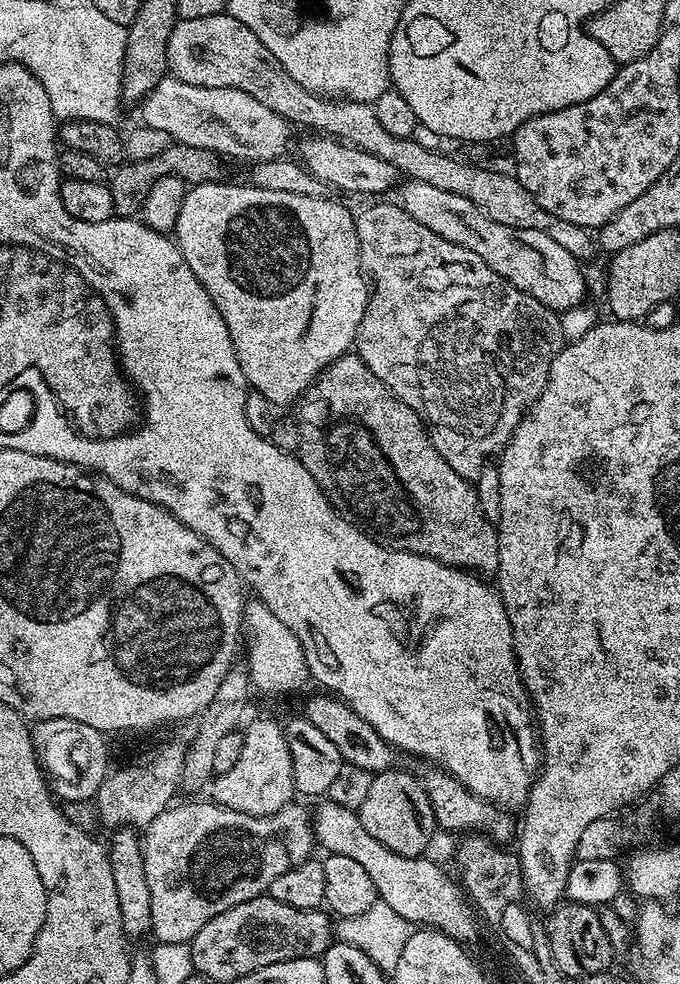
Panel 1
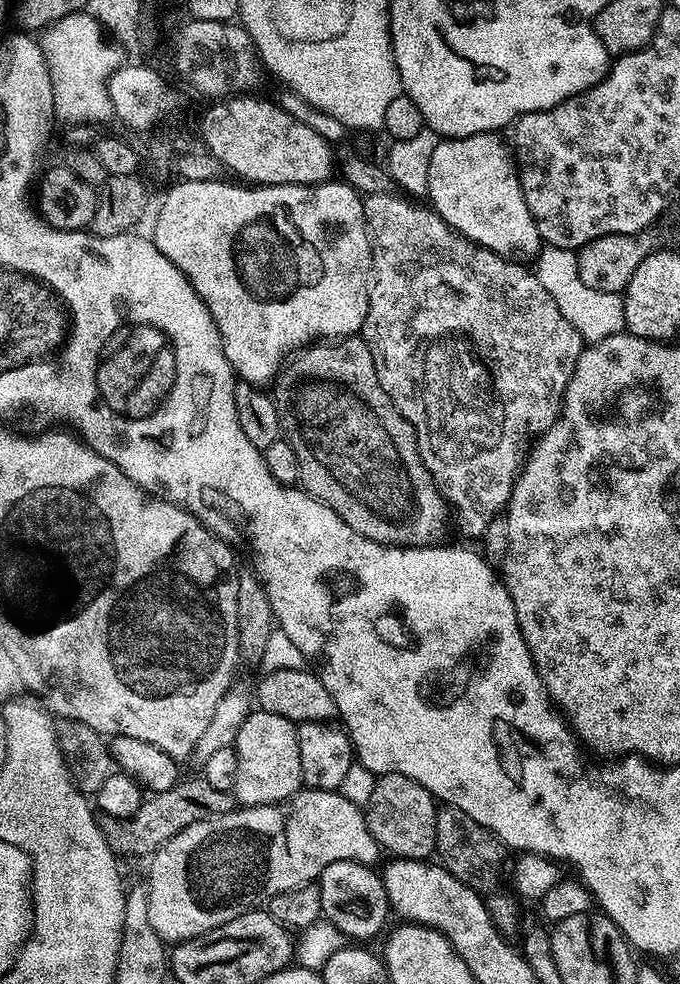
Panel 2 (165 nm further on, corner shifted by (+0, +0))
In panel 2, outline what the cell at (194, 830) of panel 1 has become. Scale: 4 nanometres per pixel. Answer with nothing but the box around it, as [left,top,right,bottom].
[146,788,382,942]

